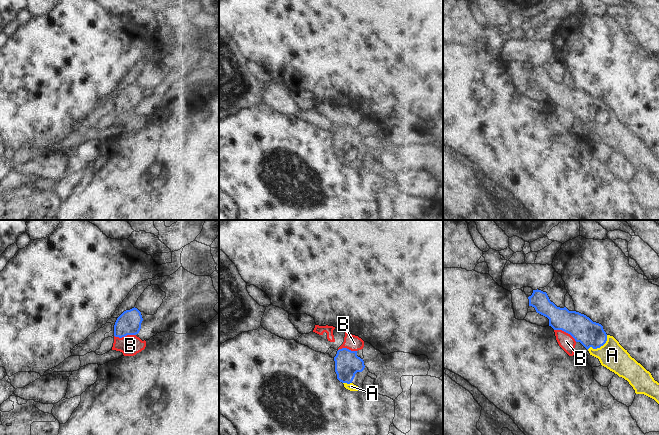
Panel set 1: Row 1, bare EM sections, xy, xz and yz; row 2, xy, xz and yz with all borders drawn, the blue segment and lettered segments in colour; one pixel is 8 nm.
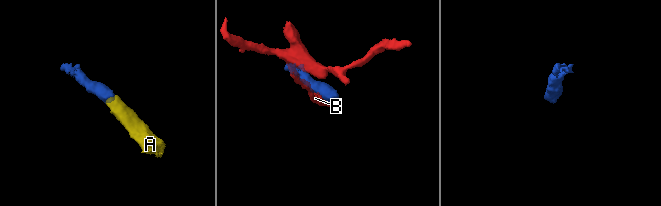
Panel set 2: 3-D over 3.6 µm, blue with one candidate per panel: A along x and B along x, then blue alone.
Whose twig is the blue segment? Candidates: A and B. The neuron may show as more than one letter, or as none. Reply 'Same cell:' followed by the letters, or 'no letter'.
Same cell: A

